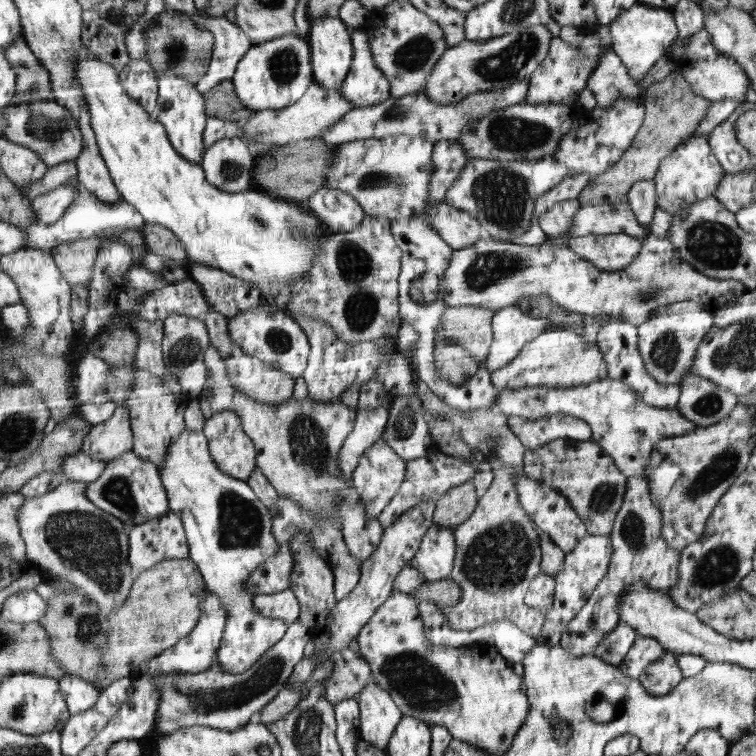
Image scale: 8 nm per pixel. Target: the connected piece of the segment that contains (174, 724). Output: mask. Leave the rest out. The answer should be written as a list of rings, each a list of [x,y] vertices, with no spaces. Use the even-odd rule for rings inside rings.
[[[299,620],[288,625],[288,630],[278,643],[262,654],[256,664],[242,674],[228,674],[216,669],[207,669],[196,674],[158,675],[151,682],[159,688],[159,709],[155,712],[153,735],[172,734],[183,727],[207,726],[216,730],[232,732],[247,725],[250,716],[260,710],[264,704],[274,700],[293,676],[296,665],[304,658],[304,648],[312,637],[310,627]]]

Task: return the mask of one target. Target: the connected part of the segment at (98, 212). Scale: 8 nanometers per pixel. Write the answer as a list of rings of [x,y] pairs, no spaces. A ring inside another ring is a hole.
[[[86,188],[82,189],[75,201],[70,205],[66,214],[54,224],[45,225],[42,223],[29,224],[28,226],[18,226],[27,232],[27,243],[22,249],[40,249],[49,251],[55,246],[66,241],[75,241],[76,239],[86,239],[98,237],[112,230],[125,231],[130,228],[138,228],[146,224],[143,215],[136,210],[129,202],[120,197],[116,202],[107,203],[101,201],[95,194],[92,194]]]

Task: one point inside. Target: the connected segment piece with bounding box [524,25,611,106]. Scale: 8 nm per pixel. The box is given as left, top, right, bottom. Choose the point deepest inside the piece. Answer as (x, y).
(565, 72)

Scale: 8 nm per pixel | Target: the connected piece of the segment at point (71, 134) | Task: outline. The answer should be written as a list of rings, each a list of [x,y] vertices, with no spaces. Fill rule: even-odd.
[[[55,100],[28,102],[16,107],[7,106],[1,113],[7,122],[3,132],[4,138],[36,151],[48,168],[63,162],[76,161],[81,156],[84,138],[80,126],[76,126],[76,120],[71,118],[67,108]]]

